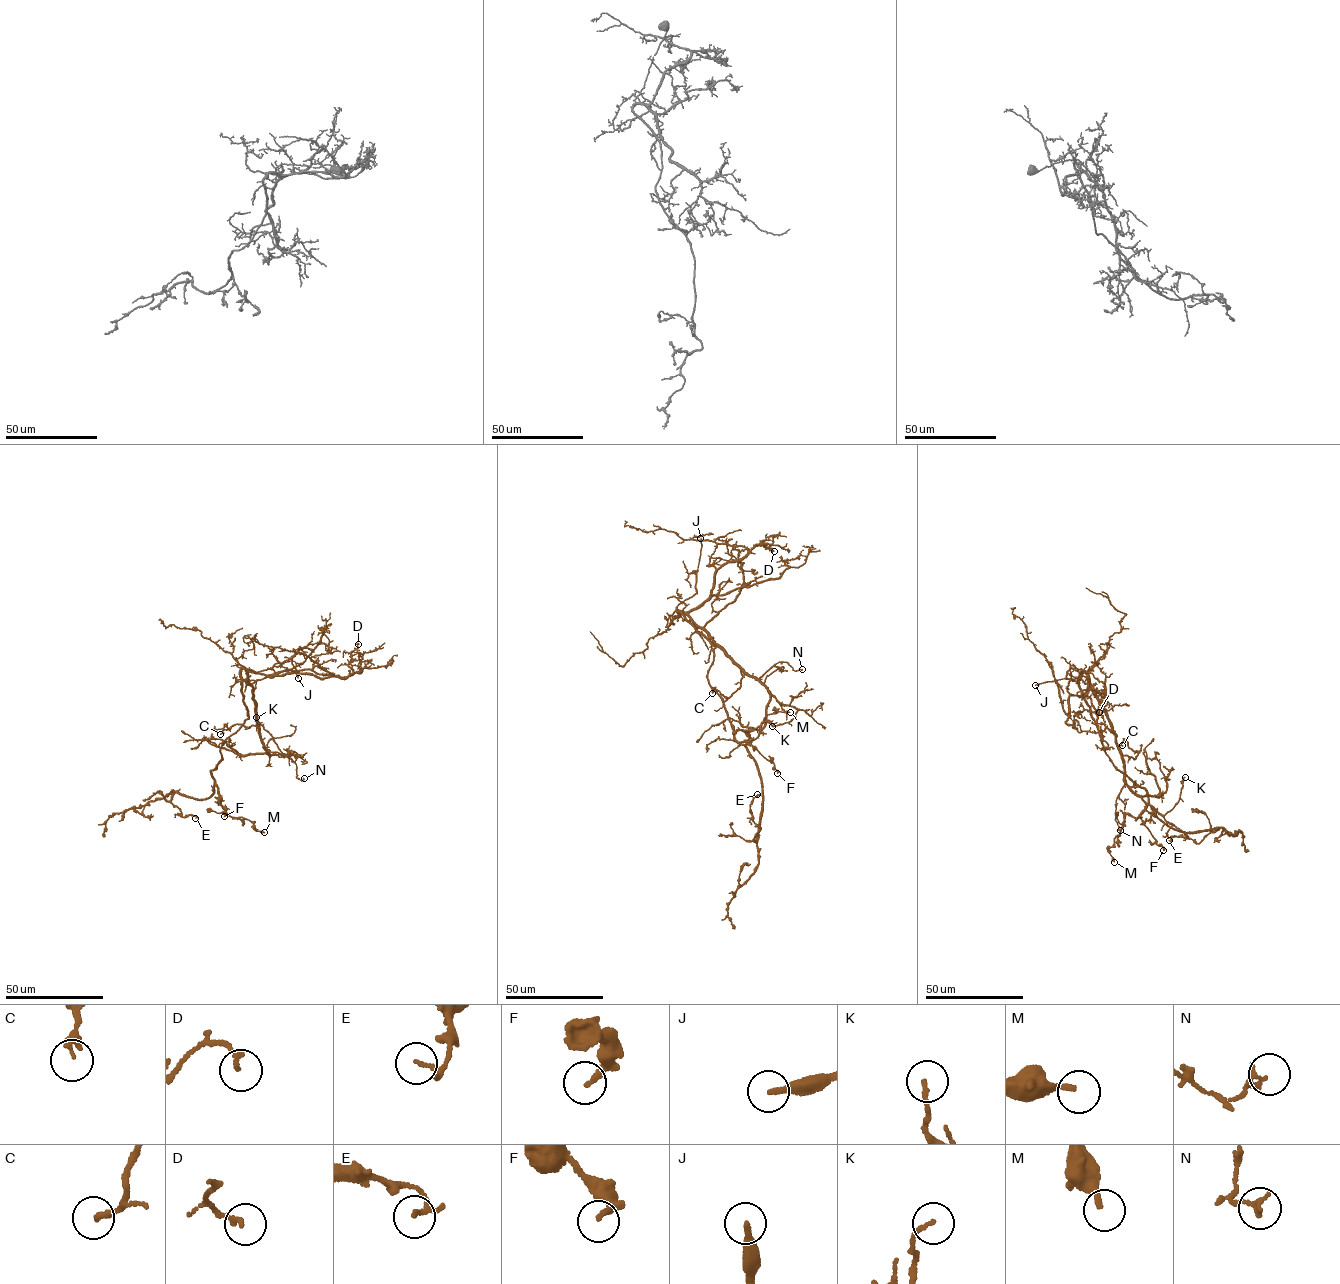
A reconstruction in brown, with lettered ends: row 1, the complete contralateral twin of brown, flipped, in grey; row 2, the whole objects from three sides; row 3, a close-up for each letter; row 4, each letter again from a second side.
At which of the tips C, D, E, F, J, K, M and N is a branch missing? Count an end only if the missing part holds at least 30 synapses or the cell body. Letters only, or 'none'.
J

